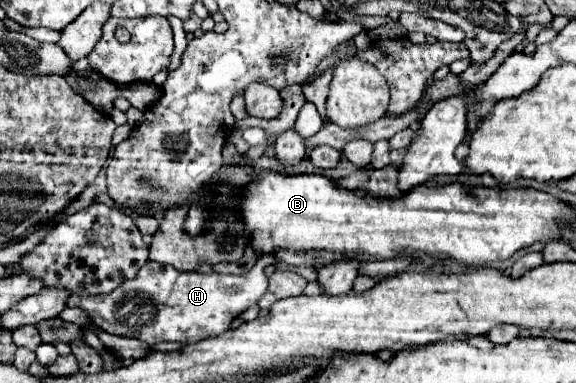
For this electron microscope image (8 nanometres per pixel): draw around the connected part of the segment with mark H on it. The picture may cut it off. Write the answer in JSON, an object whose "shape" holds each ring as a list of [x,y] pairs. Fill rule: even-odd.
{"shape":[[[266,255],[256,261],[248,275],[204,275],[198,271],[182,273],[172,265],[160,265],[150,261],[140,267],[134,279],[128,279],[112,293],[90,297],[72,295],[66,307],[82,309],[94,325],[114,335],[136,337],[150,345],[158,341],[176,341],[182,345],[190,345],[208,337],[222,335],[240,313],[256,305],[268,287],[264,267],[274,263],[276,261],[272,259],[272,255]]]}

